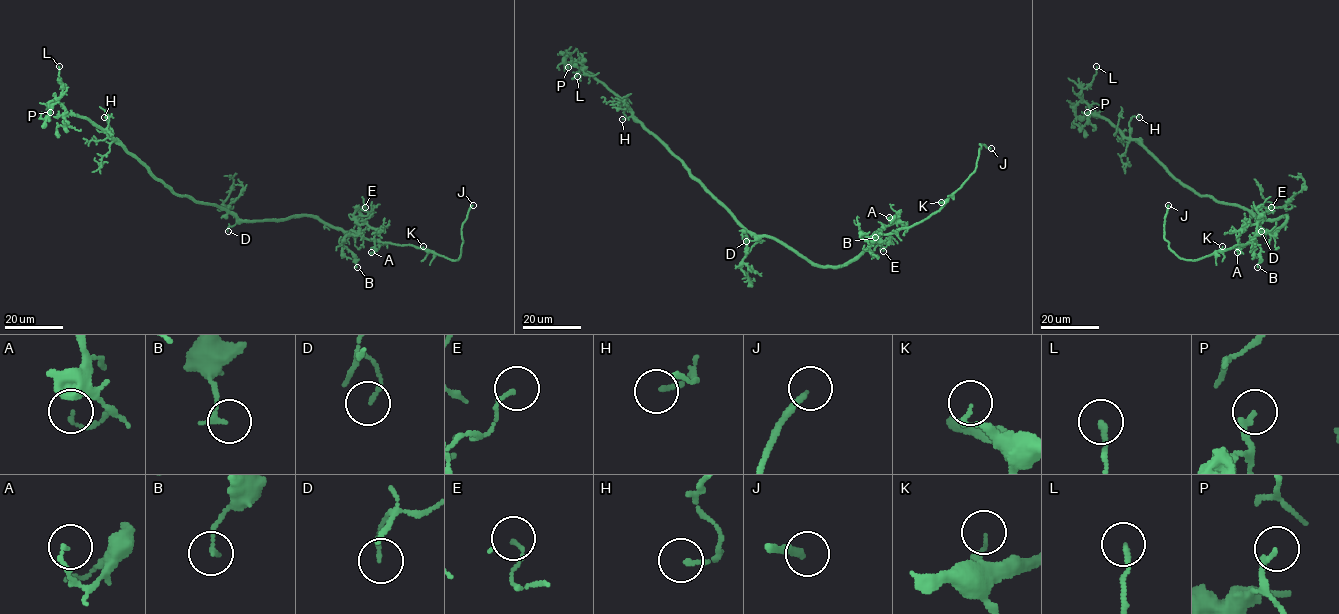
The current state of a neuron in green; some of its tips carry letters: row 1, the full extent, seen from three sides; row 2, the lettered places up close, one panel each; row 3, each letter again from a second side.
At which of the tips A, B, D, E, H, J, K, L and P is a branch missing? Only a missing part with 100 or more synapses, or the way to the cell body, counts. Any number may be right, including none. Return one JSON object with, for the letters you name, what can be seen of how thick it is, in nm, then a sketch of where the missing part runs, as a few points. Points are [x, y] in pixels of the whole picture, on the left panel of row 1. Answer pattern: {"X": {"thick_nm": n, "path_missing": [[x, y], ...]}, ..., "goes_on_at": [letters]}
{"J": {"thick_nm": 240, "path_missing": [[473, 205], [486, 201], [497, 203], [500, 193], [503, 194]]}, "goes_on_at": ["J"]}

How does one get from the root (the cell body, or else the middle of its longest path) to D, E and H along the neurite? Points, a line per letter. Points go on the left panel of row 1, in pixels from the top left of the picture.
D: (249, 221), (239, 221), (229, 226), (228, 231)
E: (249, 221), (317, 216), (344, 231), (356, 232), (356, 218), (369, 212), (365, 211), (365, 207)
H: (249, 221), (238, 219), (219, 207), (177, 195), (113, 137), (108, 116), (104, 117)

